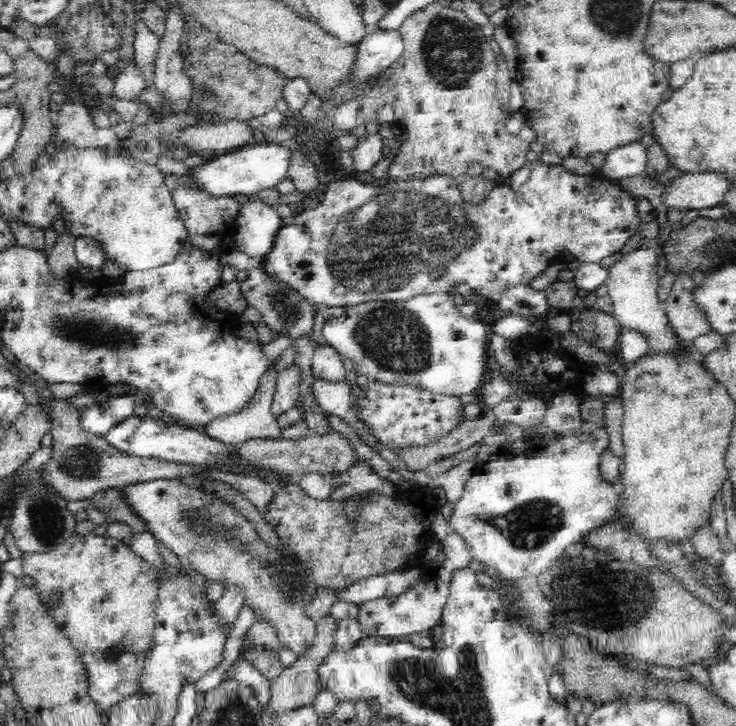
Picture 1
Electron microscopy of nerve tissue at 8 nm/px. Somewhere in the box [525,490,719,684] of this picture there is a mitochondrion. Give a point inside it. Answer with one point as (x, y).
(641, 591)

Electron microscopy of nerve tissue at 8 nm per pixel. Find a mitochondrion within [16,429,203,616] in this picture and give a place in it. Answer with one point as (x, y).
(46, 518)

